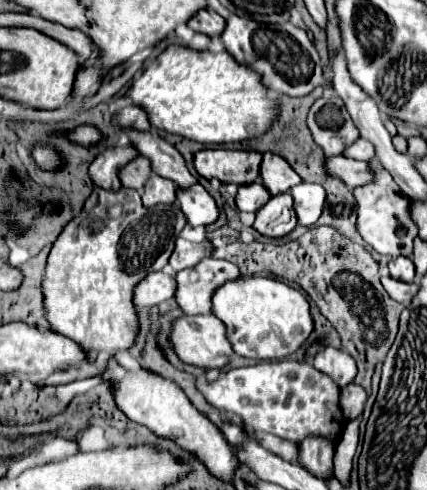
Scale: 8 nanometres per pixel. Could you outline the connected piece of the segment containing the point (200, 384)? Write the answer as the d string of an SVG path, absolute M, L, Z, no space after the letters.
M263 361L241 369L229 369L211 383L197 377L195 385L209 405L239 415L249 429L267 431L293 443L301 443L307 435L325 435L335 441L345 427L345 419L339 407L339 387L307 361Z

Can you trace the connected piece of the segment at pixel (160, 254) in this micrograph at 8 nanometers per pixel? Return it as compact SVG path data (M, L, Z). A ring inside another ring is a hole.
M95 187L89 199L85 201L79 215L75 215L59 233L53 249L49 253L45 281L43 281L43 303L47 309L47 319L51 329L73 339L79 343L87 355L91 351L105 349L109 357L115 357L117 351L125 351L131 343L125 345L125 335L137 333L137 315L131 303L133 287L141 281L151 269L159 271L169 261L175 243L175 223L177 211L173 205L157 205L157 207L143 207L141 197L135 189L119 189L107 191Z

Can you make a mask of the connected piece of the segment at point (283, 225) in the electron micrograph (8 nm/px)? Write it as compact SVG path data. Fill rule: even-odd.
M283 193L271 197L259 211L253 229L265 237L283 237L297 227L297 217L293 213L293 197Z

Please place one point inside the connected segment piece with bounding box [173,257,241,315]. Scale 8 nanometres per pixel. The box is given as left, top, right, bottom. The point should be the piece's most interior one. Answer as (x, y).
(195, 286)

